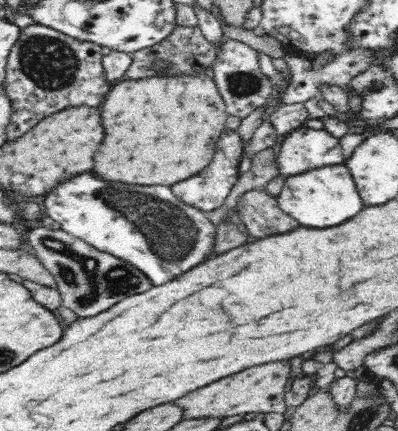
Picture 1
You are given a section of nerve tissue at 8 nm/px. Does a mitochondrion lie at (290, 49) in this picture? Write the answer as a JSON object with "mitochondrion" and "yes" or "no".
{"mitochondrion":"no"}

